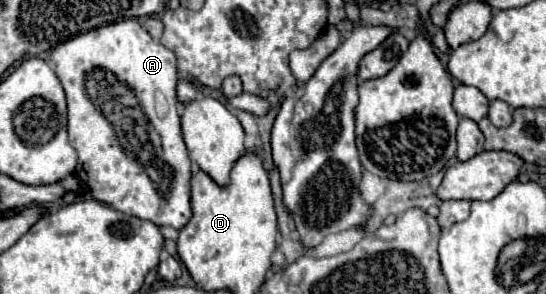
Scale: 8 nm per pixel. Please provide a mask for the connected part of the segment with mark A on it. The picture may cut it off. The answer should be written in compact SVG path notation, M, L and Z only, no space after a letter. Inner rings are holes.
M150 16L143 18L130 17L122 18L118 22L94 28L90 32L84 32L64 44L58 44L56 48L52 48L50 52L50 60L54 64L54 72L58 76L58 80L64 86L66 92L66 100L68 100L68 138L70 144L76 148L78 152L78 178L82 182L88 184L88 190L92 194L92 198L96 198L102 204L112 206L114 210L120 210L124 214L142 218L142 220L150 220L156 226L172 226L176 230L180 230L192 216L190 210L190 158L186 154L186 146L182 140L182 132L180 132L180 116L178 116L178 96L176 96L176 86L178 82L177 59L171 50L168 50L160 42L154 42L152 36L146 32L144 22ZM94 68L106 68L112 70L120 80L124 80L136 94L142 106L144 114L148 117L148 134L150 142L154 144L154 150L158 152L158 160L162 160L166 166L164 170L156 170L156 176L152 178L148 174L148 170L134 170L134 158L128 158L124 154L124 150L120 148L118 138L112 138L112 124L106 122L106 118L96 118L96 112L90 112L90 104L84 92L84 76L88 70Z

